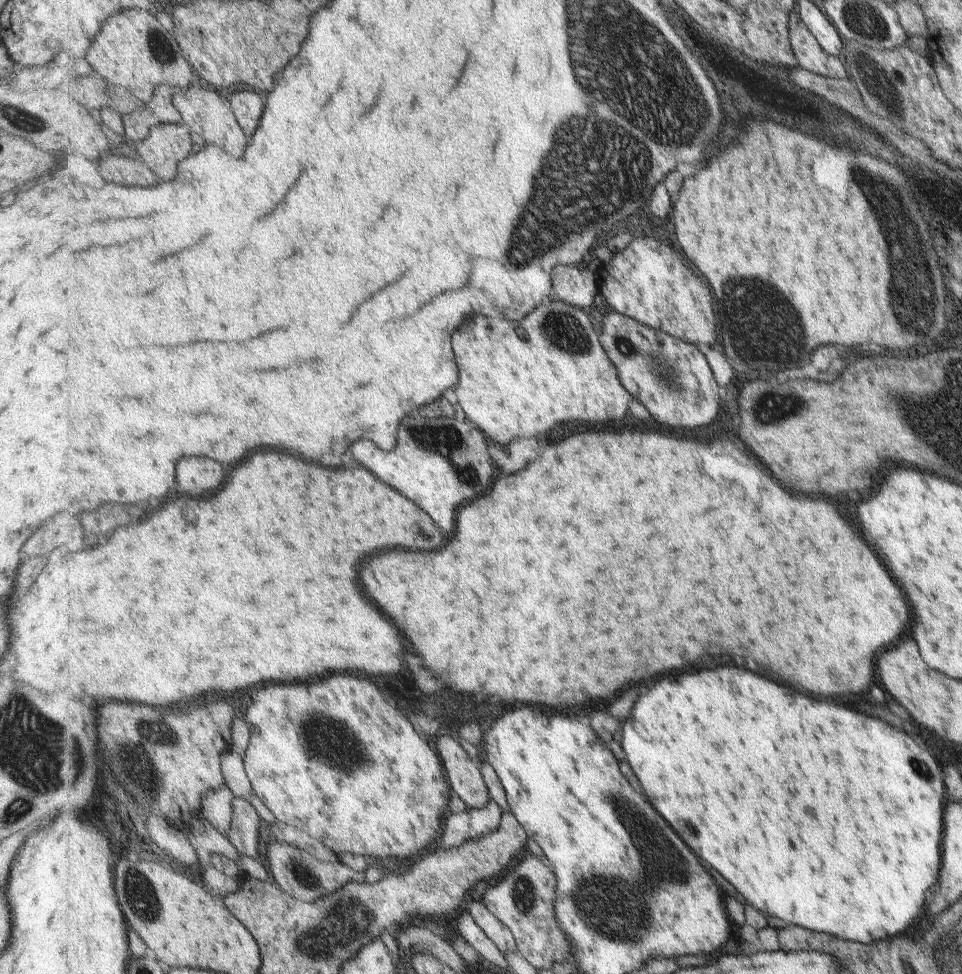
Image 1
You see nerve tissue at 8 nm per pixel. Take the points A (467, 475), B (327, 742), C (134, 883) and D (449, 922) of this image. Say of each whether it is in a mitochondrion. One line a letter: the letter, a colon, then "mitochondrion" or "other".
A: mitochondrion
B: mitochondrion
C: mitochondrion
D: other

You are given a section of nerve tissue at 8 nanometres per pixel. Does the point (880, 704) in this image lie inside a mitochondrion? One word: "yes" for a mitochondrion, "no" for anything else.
yes

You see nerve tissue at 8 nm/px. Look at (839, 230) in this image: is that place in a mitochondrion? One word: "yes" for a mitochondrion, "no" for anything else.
no

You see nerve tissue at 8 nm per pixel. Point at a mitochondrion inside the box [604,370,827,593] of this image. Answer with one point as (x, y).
(767, 407)

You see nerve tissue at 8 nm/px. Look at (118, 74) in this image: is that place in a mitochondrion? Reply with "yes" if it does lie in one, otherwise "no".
no

